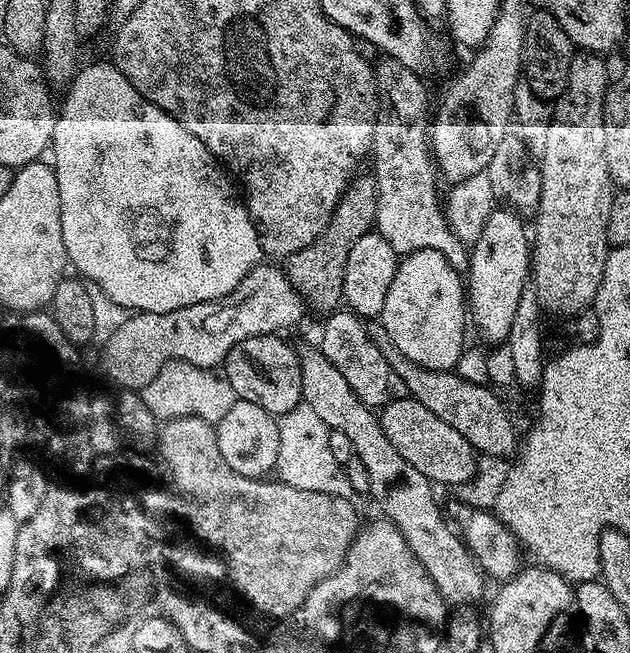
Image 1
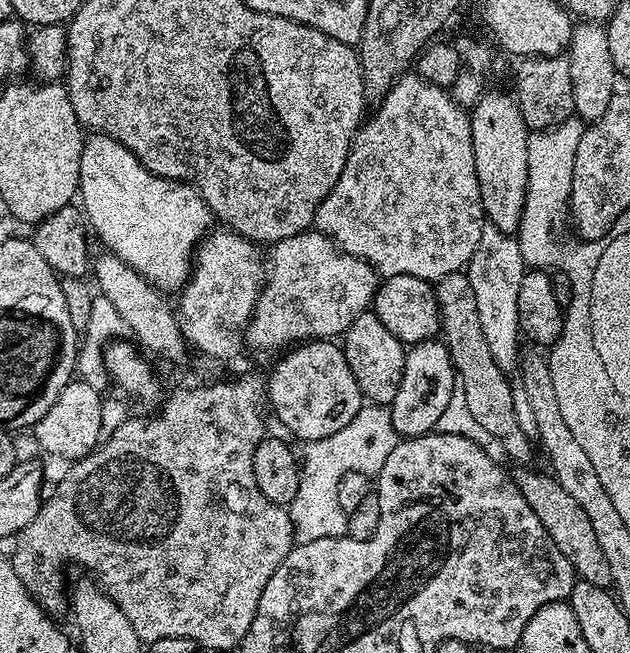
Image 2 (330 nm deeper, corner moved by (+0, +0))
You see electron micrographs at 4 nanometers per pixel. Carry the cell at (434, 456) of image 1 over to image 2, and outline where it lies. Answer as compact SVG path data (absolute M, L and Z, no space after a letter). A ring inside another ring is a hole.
M520 470L520 473L518 471L515 473L516 485L518 490L522 490L526 502L530 502L530 510L534 510L534 514L538 514L538 522L542 522L542 526L546 526L546 534L550 534L554 546L558 546L558 550L562 550L566 562L570 562L570 566L575 570L579 579L594 582L594 586L611 589L610 565L602 554L597 536L594 535L590 517L584 513L582 506L578 506L575 498L570 498L570 494L566 494L566 490L562 490L562 486L558 486L558 482L547 471L528 471L532 470Z

